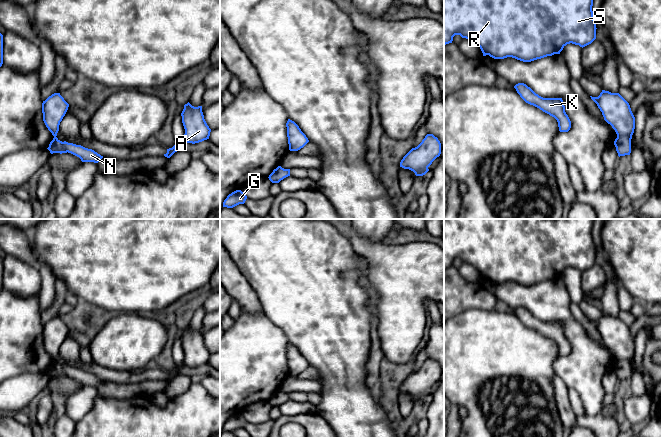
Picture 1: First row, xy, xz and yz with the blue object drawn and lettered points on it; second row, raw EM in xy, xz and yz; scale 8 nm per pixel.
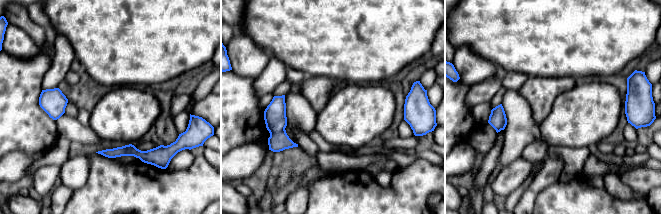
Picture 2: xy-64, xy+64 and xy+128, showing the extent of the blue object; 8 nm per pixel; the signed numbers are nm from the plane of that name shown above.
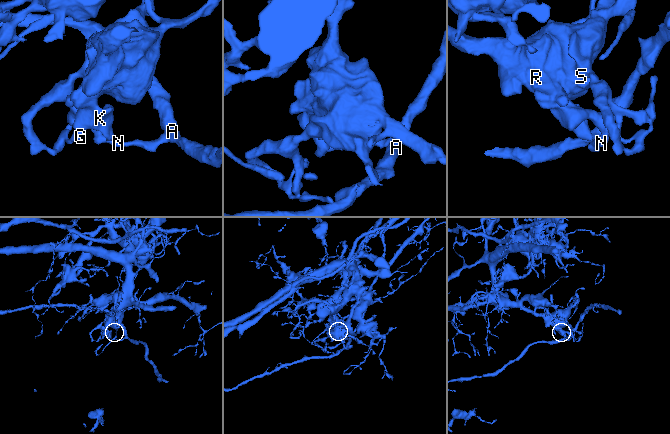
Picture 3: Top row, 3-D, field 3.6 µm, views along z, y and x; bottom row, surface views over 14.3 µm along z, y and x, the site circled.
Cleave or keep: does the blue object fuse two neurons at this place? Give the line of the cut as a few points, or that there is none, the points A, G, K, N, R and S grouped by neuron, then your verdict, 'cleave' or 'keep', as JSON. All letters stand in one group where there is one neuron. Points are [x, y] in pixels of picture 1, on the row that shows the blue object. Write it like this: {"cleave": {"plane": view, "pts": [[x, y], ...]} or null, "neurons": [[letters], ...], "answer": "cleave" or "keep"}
{"cleave": {"plane": "xy", "pts": [[62, 142], [66, 142], [69, 145], [70, 152]]}, "neurons": [["A", "N"], ["G", "K", "R", "S"]], "answer": "cleave"}

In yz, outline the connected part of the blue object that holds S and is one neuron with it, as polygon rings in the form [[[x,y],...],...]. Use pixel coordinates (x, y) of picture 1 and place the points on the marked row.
[[[444,0],[444,45],[452,43],[455,35],[460,35],[476,43],[483,56],[489,55],[494,59],[512,57],[523,62],[531,62],[554,54],[560,54],[567,44],[585,47],[596,39],[596,23],[593,17],[593,0]]]

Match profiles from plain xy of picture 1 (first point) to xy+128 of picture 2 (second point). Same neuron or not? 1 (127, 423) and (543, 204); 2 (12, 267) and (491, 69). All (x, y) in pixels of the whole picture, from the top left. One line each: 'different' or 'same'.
1: same
2: same

